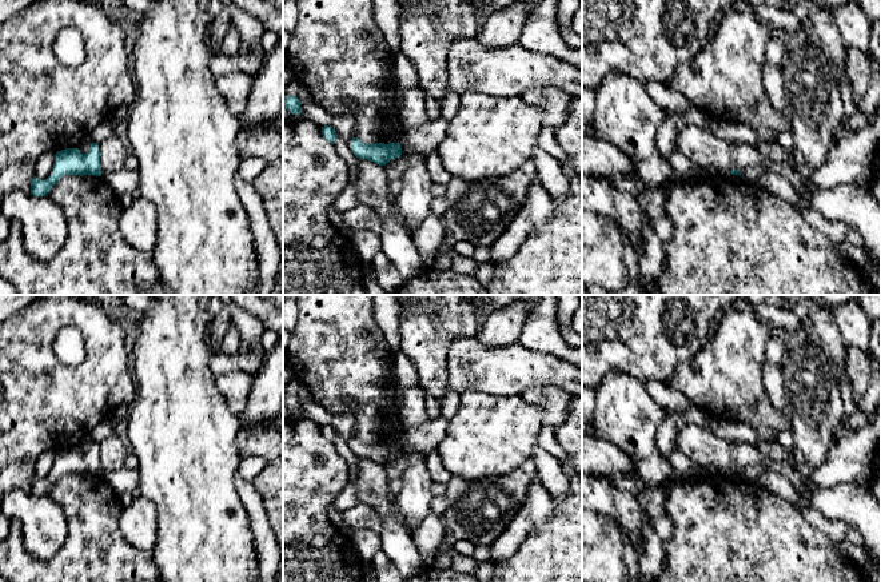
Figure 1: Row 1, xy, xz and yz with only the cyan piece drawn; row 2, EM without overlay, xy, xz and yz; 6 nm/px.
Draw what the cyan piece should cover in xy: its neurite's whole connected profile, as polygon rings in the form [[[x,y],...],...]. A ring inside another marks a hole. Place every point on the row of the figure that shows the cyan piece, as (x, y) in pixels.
[[[97,143],[91,144],[87,154],[81,154],[79,148],[65,148],[55,155],[52,175],[45,180],[33,176],[31,182],[31,195],[44,196],[64,175],[95,175],[101,176],[100,150]]]

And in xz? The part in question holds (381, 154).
[[[352,137],[351,150],[356,158],[371,160],[379,166],[386,166],[391,159],[402,155],[399,143],[364,144],[358,137]]]

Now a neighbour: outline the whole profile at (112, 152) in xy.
[[[113,135],[99,144],[100,168],[103,172],[115,172],[125,167],[125,159],[129,154],[119,136]]]

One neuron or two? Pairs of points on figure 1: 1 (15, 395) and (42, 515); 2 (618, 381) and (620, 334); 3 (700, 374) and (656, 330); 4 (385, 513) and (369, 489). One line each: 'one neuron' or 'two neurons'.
1: two neurons
2: two neurons
3: two neurons
4: one neuron

